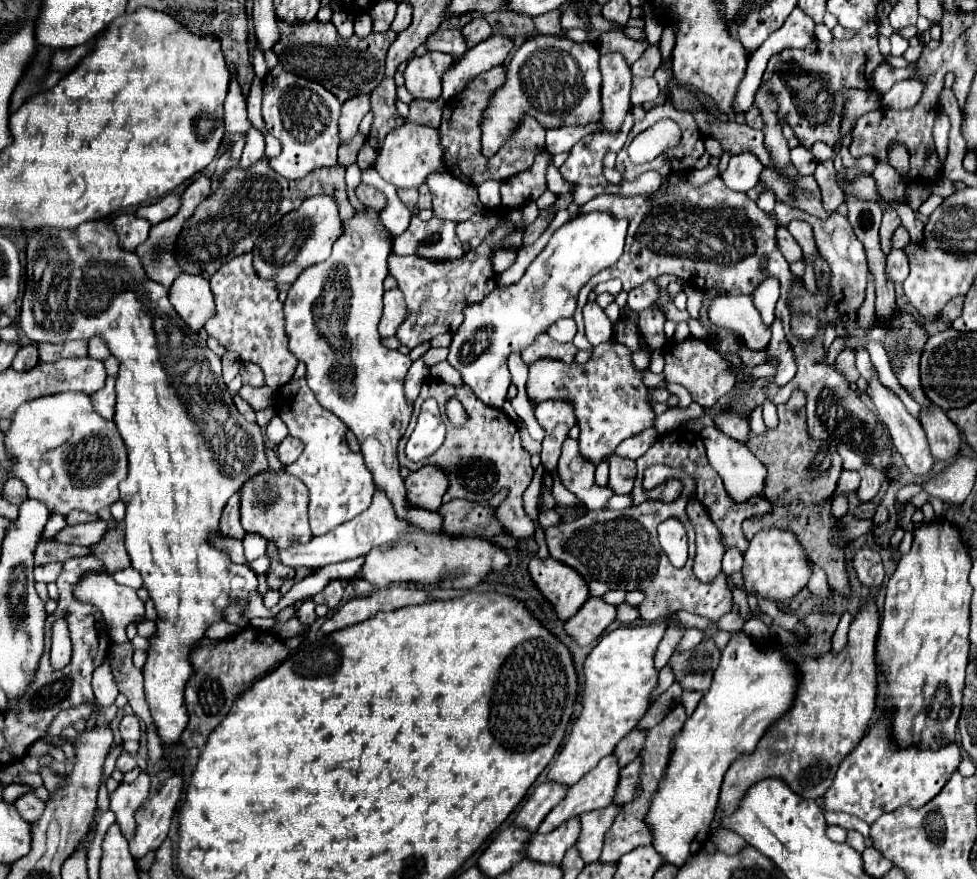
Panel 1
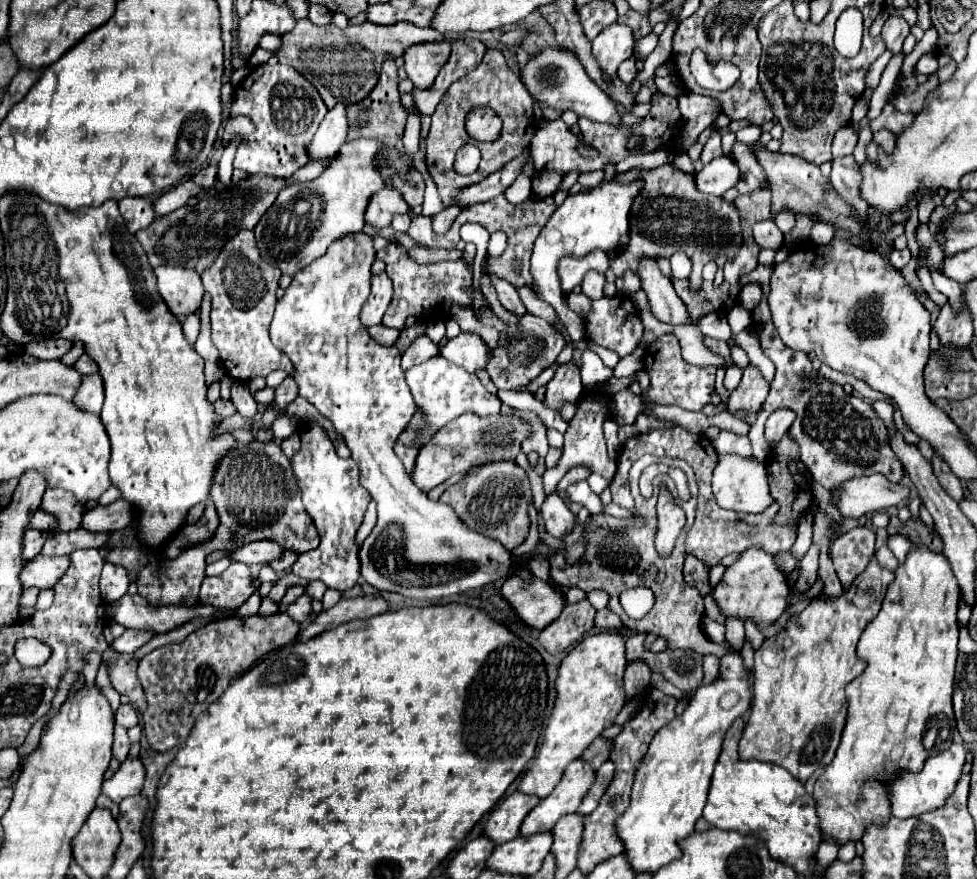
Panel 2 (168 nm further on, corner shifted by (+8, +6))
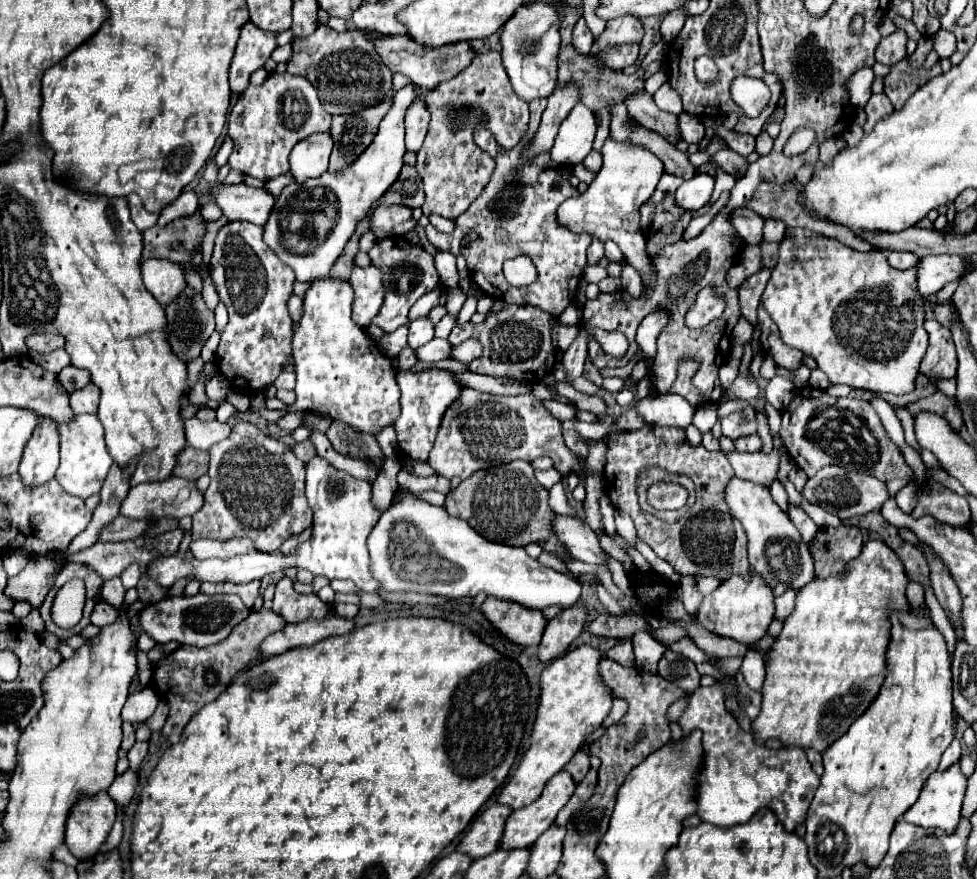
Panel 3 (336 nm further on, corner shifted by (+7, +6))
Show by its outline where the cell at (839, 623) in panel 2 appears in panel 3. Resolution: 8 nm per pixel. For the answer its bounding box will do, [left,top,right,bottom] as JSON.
[752,540,910,752]

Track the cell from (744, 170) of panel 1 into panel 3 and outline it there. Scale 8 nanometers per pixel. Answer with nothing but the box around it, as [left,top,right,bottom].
[676,174,714,212]

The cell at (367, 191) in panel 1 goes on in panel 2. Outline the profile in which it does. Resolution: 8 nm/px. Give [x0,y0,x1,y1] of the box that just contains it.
[365,186,409,228]

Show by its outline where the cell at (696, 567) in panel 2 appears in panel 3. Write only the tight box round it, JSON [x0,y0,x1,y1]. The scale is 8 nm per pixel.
[682,576,702,614]

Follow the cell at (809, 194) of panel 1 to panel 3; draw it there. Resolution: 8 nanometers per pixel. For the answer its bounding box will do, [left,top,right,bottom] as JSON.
[712,148,746,176]

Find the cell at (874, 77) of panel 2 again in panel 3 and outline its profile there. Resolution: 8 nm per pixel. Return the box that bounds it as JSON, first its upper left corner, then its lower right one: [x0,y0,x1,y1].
[846,68,874,108]

